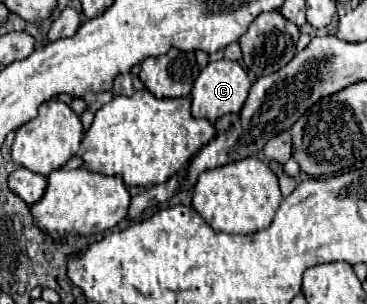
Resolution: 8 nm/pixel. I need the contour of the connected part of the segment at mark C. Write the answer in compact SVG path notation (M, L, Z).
M219 60L219 62L209 62L201 74L197 76L193 90L191 90L191 114L193 118L205 118L209 122L219 120L225 114L237 114L249 94L249 76L247 72L231 60Z

